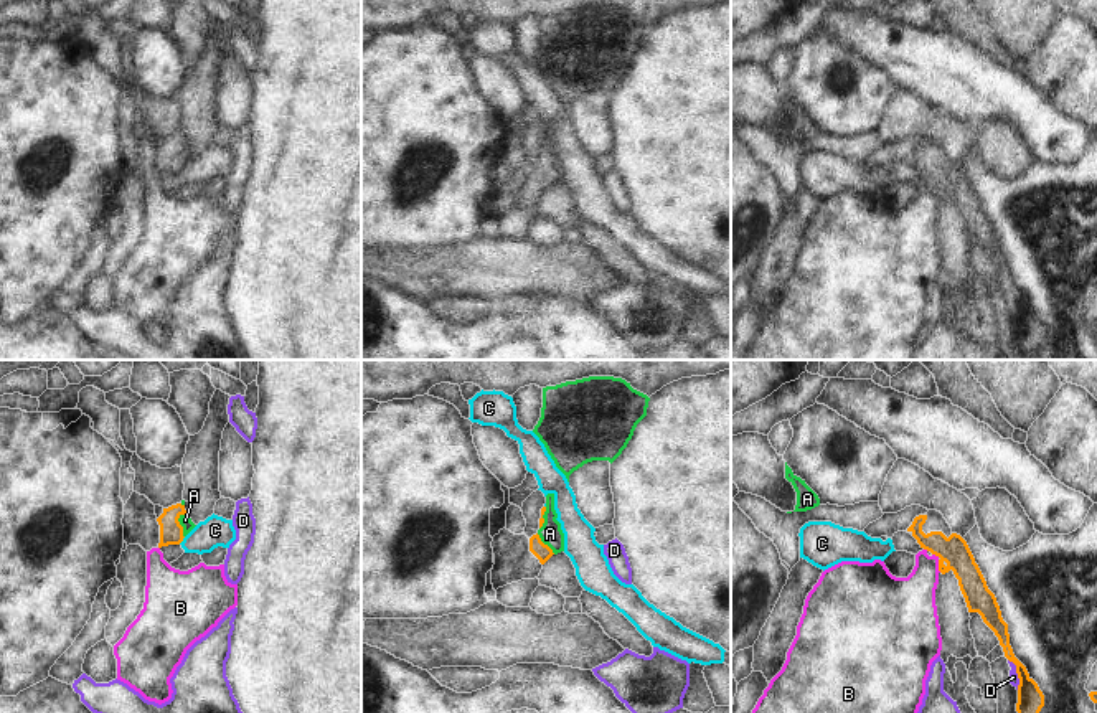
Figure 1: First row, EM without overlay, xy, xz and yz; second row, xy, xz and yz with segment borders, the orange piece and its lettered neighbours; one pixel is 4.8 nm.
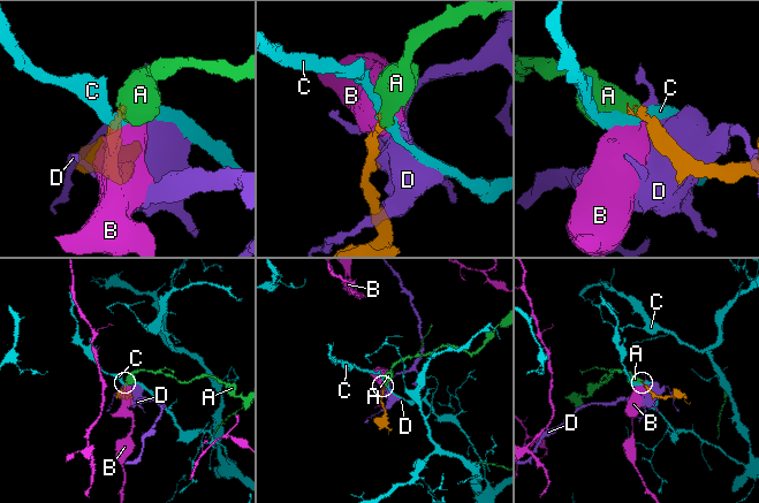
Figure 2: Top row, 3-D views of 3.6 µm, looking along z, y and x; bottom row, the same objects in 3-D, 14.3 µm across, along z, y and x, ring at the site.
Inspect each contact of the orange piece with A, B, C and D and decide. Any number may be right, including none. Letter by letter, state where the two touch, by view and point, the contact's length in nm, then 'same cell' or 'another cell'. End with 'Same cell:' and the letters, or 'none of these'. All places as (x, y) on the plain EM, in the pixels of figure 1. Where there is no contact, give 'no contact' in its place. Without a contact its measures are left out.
A: xy (180, 155) | 120 nm | same cell
B: yz (939, 197) | 70 nm | another cell
C: xy (182, 170) | 50 nm | another cell
D: yz (1016, 302) | 160 nm | another cell
Same cell: A

